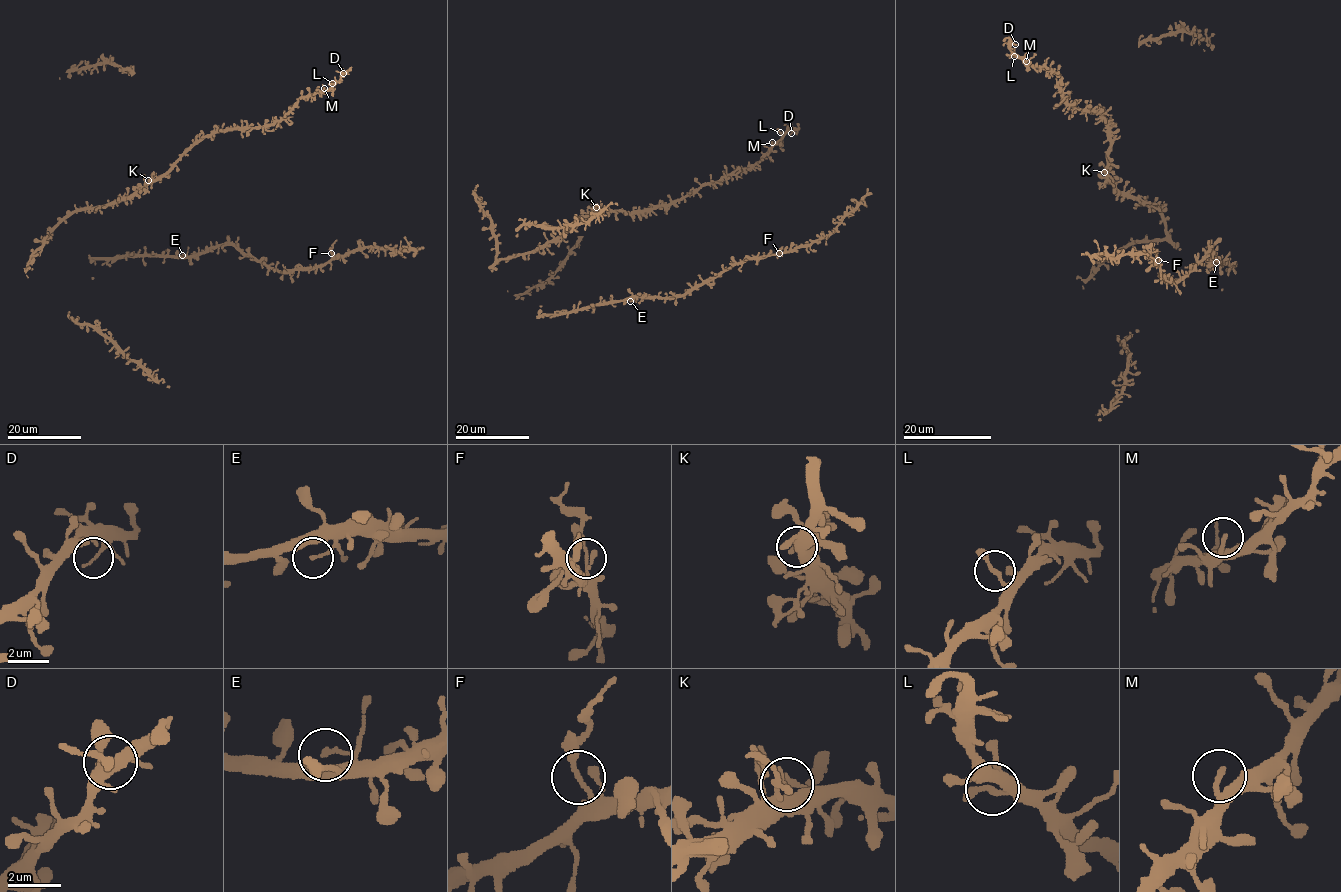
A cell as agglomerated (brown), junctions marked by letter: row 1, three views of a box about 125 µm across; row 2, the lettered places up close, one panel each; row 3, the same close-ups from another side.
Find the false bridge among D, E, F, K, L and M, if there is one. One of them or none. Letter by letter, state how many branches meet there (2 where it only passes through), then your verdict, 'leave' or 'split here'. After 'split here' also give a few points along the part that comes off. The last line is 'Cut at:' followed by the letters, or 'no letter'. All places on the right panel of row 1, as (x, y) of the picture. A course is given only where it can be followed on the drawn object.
D: 2 | leave
E: 1 | leave
F: 2 | split here | (1158, 260), (1152, 246), (1154, 243)
K: 2 | leave
L: 2 | leave
M: 1 | leave
Cut at: F

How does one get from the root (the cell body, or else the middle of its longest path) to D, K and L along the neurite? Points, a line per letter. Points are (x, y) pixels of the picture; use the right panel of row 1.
D: (1179, 246), (1154, 206), (1124, 195), (1106, 175), (1102, 115), (1071, 106), (1060, 76), (1026, 65), (1015, 44)
K: (1179, 246), (1171, 240), (1156, 207), (1124, 195), (1104, 172)
L: (1179, 246), (1154, 206), (1124, 195), (1106, 175), (1109, 130), (1102, 115), (1071, 106), (1058, 74), (1014, 56)

